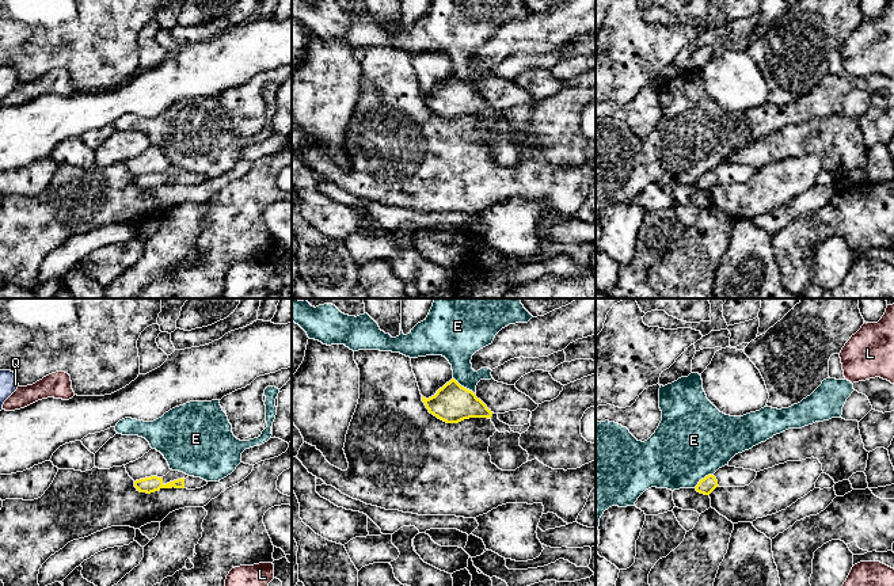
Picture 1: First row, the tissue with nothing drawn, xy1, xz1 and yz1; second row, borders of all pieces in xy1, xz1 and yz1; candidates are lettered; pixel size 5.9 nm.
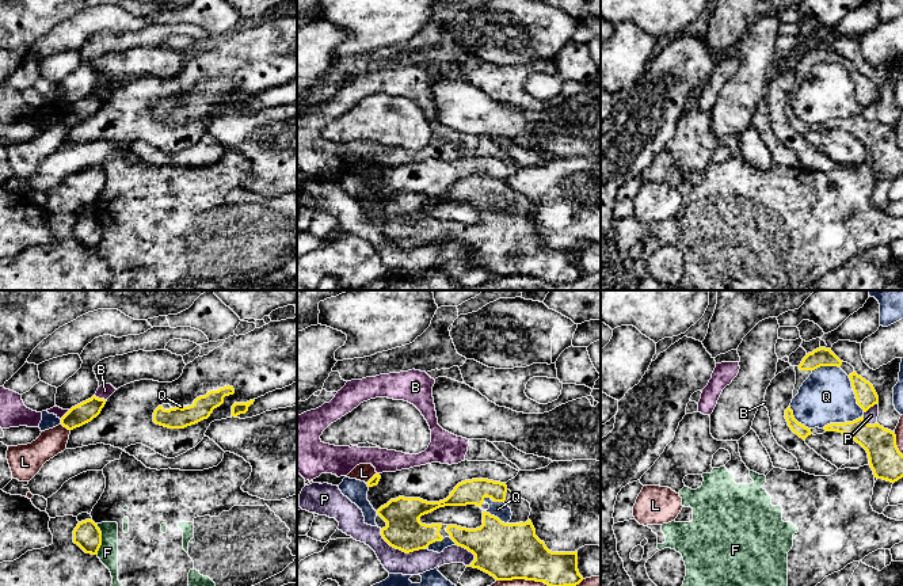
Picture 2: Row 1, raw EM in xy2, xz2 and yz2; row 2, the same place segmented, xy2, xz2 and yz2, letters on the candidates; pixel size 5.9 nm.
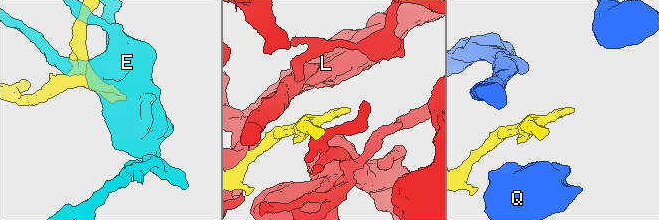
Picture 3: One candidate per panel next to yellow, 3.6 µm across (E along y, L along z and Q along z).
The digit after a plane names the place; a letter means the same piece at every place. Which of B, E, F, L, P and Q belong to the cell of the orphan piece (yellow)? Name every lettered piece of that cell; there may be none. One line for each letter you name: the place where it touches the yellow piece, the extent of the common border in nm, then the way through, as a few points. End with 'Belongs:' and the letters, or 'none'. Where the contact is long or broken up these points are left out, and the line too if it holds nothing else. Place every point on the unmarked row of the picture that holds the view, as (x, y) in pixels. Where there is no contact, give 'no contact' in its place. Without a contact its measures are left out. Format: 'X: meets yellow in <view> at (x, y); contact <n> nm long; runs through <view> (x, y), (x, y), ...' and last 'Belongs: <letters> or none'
Belongs: none

